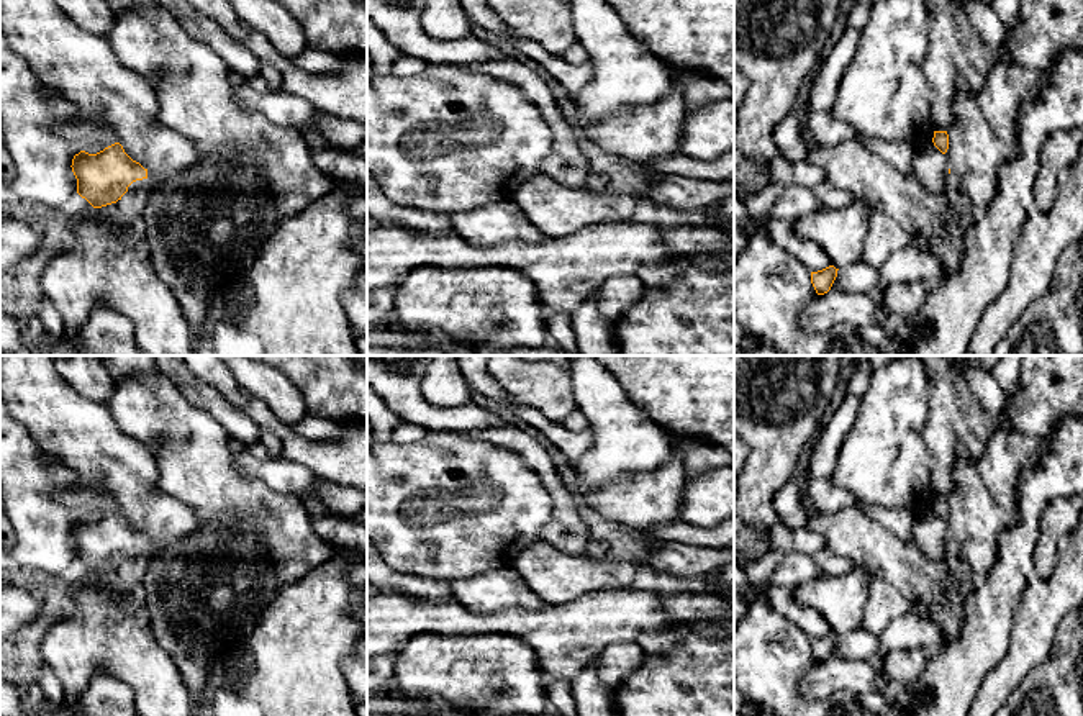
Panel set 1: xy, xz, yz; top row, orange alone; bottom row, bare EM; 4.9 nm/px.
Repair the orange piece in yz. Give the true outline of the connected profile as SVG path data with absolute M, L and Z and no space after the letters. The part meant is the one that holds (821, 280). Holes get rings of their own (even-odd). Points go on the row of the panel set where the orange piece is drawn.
M829 265L822 270L818 272L811 272L811 283L816 290L818 295L824 295L831 290L836 277L837 277L837 270L834 265Z

